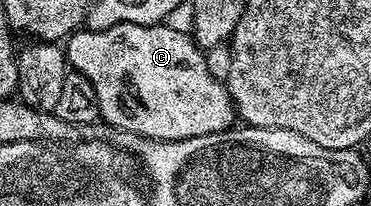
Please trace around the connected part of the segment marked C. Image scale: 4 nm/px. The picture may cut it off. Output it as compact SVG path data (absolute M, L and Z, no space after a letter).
M165 22L161 24L118 24L117 26L109 26L106 30L76 30L67 37L65 51L68 65L74 71L85 74L85 78L89 78L89 82L93 82L93 90L97 90L97 102L99 103L102 123L112 124L112 129L120 132L132 132L134 136L141 136L144 140L184 140L205 134L226 132L236 123L235 103L231 101L226 83L213 78L213 74L209 74L204 49L200 48L188 33L173 30Z

